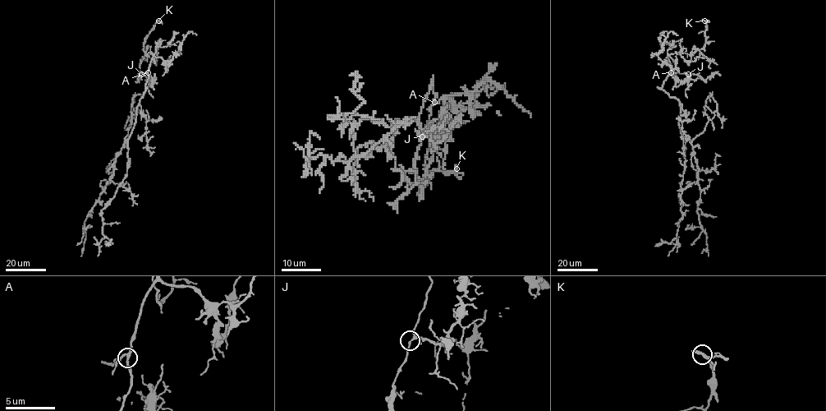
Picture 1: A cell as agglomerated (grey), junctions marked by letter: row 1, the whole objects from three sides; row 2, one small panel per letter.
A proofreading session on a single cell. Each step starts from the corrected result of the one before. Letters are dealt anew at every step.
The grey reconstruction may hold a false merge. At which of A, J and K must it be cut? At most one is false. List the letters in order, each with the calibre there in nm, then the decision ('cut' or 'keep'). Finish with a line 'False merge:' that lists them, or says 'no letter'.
A: 200 nm | keep
J: 190 nm | keep
K: 220 nm | keep
False merge: no letter

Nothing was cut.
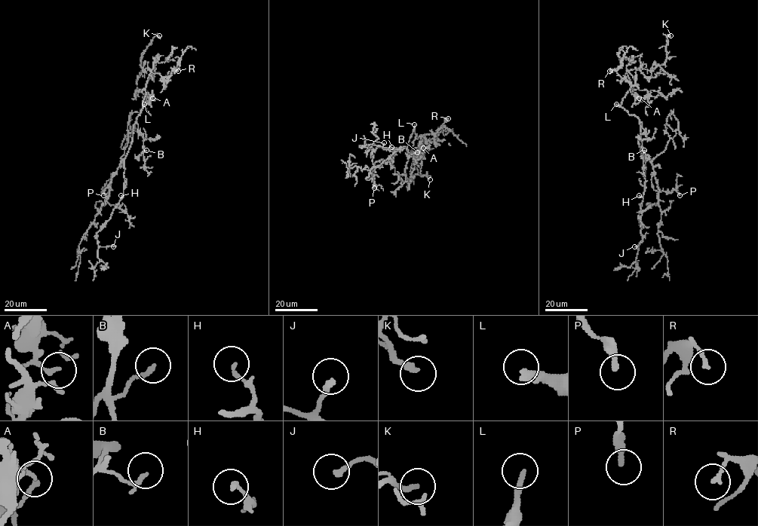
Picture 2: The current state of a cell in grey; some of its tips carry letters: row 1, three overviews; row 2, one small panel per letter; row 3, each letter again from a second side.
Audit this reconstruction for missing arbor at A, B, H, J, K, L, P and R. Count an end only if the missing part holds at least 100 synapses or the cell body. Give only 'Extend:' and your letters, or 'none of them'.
Extend: L

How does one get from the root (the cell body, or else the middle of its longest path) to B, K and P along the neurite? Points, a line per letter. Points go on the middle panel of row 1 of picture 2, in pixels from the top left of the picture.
B: (402, 147), (408, 150), (408, 153), (414, 148), (413, 151), (417, 152)
K: (402, 147), (406, 148), (413, 129), (416, 139), (421, 135), (411, 175), (430, 179)
P: (402, 147), (387, 162), (378, 160), (374, 163), (374, 188)

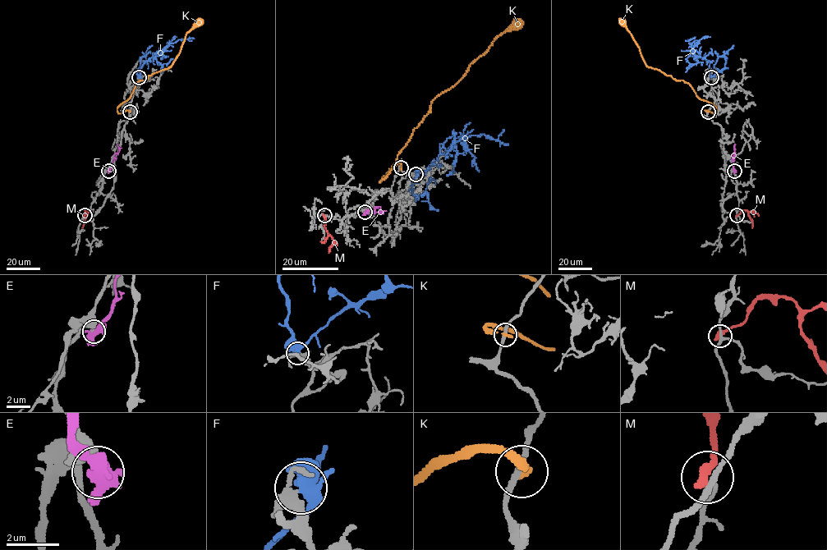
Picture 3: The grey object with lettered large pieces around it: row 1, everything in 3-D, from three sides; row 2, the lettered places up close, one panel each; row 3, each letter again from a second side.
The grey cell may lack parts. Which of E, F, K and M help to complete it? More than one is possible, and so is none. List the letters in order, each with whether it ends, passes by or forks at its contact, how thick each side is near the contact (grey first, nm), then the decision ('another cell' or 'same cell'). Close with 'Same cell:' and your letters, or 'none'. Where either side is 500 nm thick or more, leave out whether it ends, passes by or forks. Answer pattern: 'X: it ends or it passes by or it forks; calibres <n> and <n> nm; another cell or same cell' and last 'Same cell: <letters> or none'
E: calibres 220 and 550 nm; another cell
F: it forks; calibres 280 and 360 nm; another cell
K: it ends; calibres 240 and 240 nm; another cell
M: it ends; calibres 200 and 420 nm; another cell
Same cell: none

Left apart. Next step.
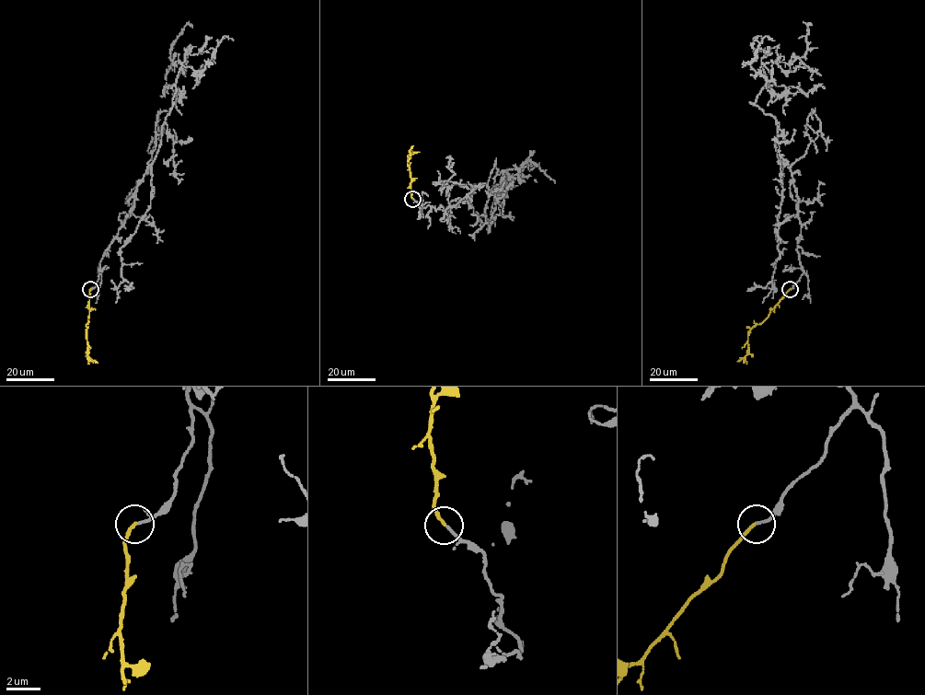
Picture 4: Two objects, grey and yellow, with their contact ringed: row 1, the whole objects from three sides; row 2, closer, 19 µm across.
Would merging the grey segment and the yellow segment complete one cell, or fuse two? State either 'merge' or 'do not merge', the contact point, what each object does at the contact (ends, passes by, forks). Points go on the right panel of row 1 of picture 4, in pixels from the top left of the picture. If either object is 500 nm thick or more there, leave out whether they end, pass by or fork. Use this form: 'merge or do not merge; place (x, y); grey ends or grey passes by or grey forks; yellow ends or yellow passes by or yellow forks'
merge; place (790, 289); grey ends; yellow ends

